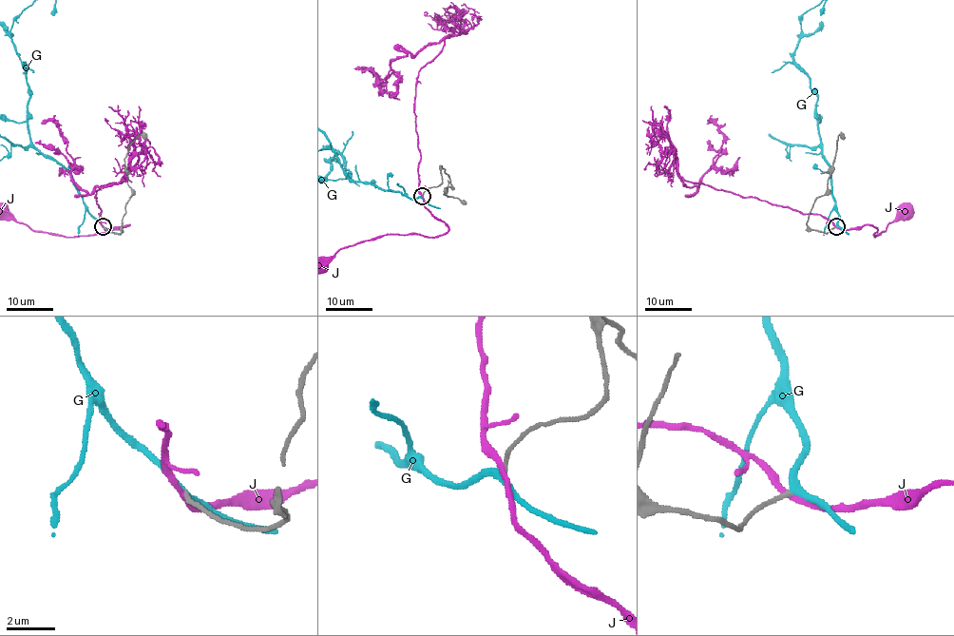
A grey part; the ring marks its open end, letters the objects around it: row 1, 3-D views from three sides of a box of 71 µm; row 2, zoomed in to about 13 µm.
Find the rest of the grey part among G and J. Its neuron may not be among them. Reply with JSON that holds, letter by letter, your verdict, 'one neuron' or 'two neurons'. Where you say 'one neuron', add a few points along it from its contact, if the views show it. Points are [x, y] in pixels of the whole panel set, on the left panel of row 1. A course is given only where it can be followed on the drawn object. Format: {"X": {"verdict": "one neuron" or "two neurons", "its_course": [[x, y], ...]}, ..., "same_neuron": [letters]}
{"G": {"verdict": "one neuron"}, "J": {"verdict": "two neurons"}, "same_neuron": ["G"]}

